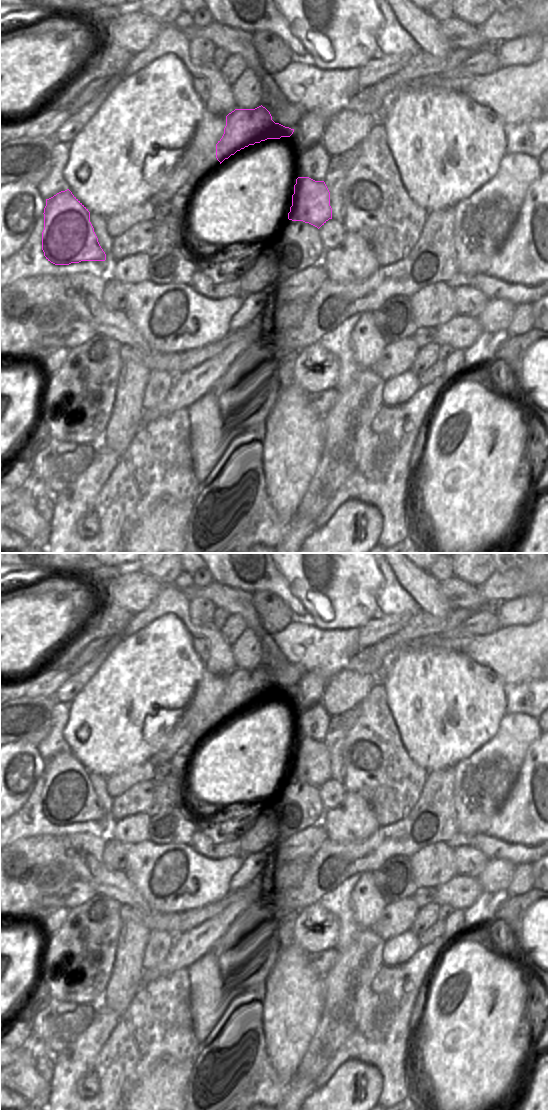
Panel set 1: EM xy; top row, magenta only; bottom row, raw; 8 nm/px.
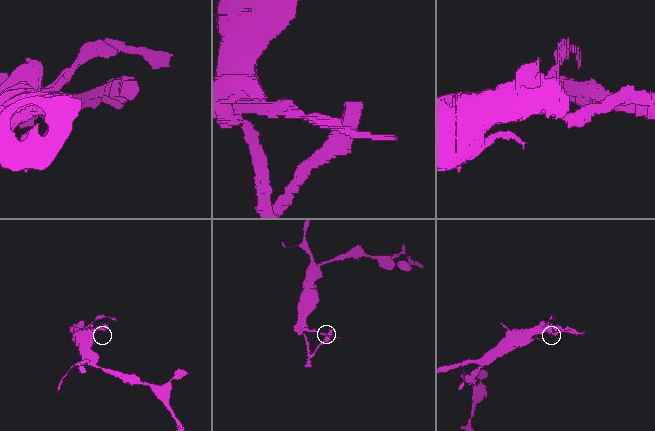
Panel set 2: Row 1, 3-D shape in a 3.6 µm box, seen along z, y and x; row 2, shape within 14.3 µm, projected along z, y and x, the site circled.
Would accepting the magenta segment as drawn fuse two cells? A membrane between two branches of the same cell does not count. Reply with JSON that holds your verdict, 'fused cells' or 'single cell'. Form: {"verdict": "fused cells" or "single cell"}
{"verdict": "fused cells"}

